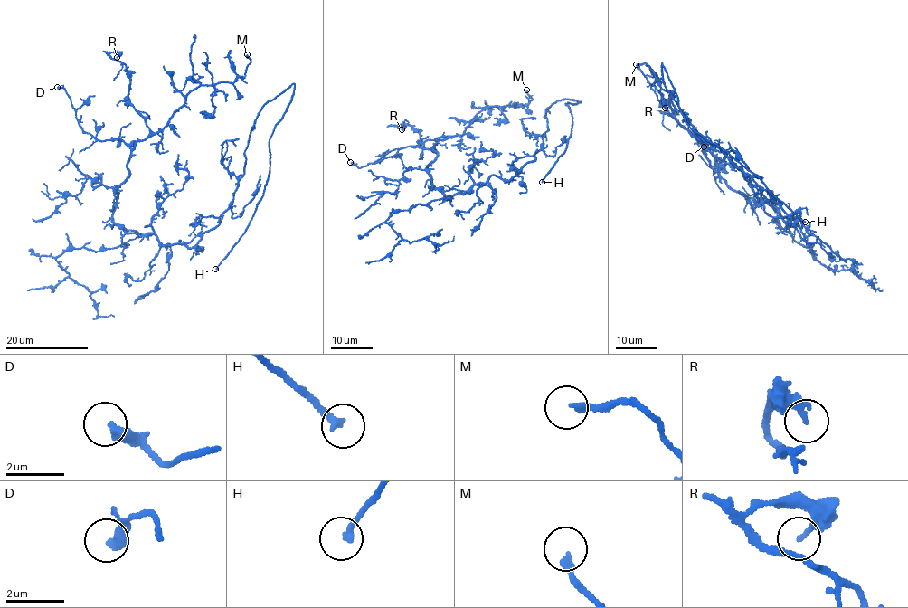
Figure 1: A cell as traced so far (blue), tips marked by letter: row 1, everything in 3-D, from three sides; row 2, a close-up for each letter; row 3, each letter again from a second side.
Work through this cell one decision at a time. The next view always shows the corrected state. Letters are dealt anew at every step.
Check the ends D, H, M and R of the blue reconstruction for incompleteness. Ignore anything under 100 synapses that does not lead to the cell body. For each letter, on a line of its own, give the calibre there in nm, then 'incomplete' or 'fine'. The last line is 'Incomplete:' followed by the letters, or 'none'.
D: calibre 400 nm; fine
H: calibre 240 nm; incomplete
M: calibre 200 nm; fine
R: calibre 240 nm; fine
Incomplete: H

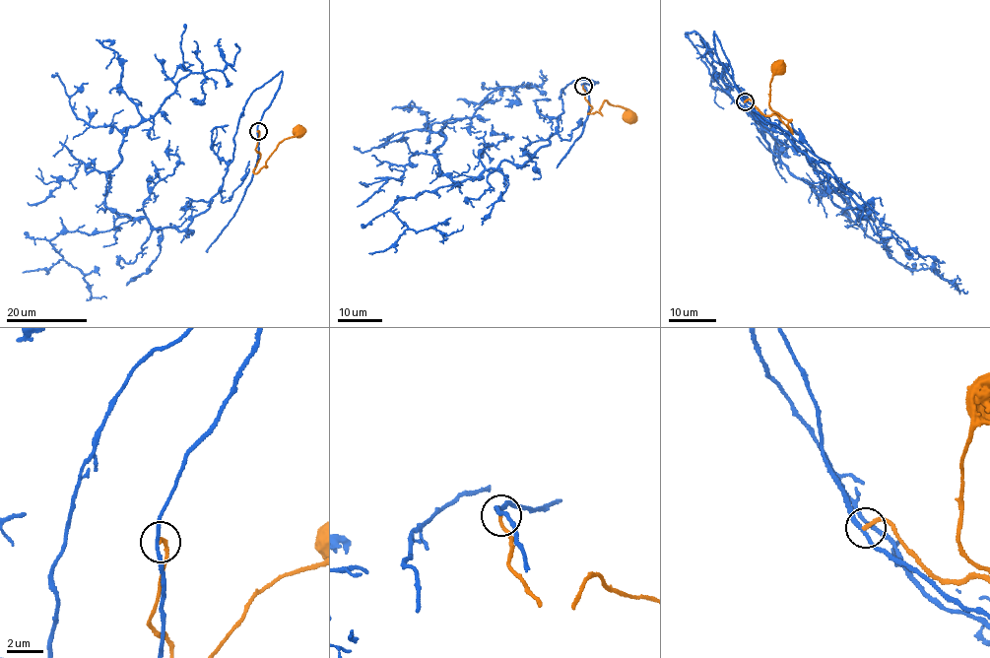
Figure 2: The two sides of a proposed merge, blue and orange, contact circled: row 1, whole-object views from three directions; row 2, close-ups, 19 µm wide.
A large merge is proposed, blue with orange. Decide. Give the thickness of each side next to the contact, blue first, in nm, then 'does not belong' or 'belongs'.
180 nm thick on the blue side, 200 nm on the other; does not belong

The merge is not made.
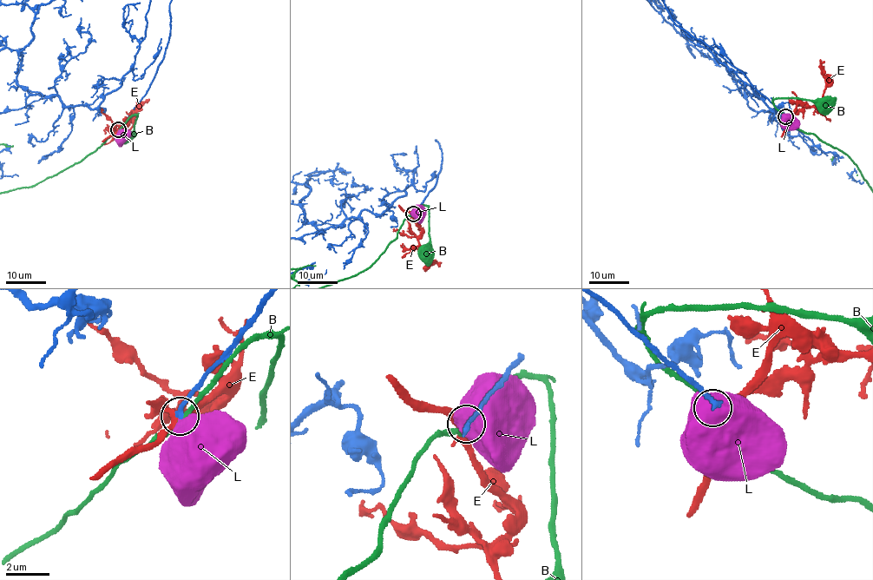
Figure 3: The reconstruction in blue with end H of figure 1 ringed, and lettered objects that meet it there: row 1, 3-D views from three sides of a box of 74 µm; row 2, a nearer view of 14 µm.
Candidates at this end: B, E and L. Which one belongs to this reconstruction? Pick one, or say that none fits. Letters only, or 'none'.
L

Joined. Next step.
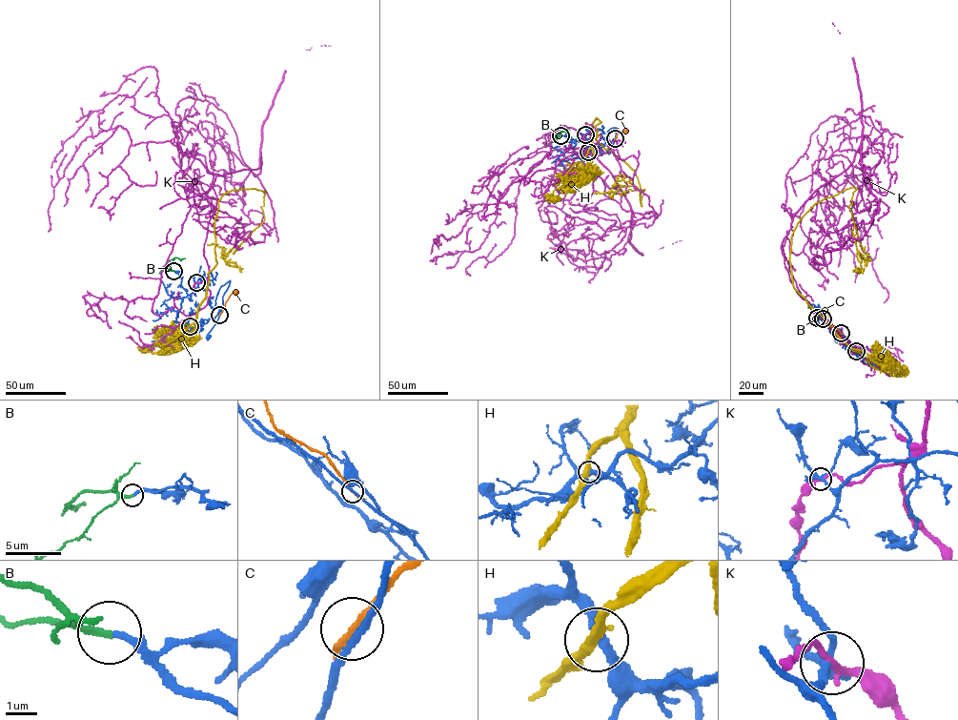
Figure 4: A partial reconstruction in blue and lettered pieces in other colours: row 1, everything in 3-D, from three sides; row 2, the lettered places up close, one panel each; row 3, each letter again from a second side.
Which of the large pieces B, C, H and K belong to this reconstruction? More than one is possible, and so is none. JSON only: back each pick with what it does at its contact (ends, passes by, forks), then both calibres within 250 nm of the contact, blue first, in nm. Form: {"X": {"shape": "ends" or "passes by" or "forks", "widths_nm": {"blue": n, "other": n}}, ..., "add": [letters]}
{"B": {"shape": "ends", "widths_nm": {"blue": 200, "other": 200}}, "add": ["B"]}

